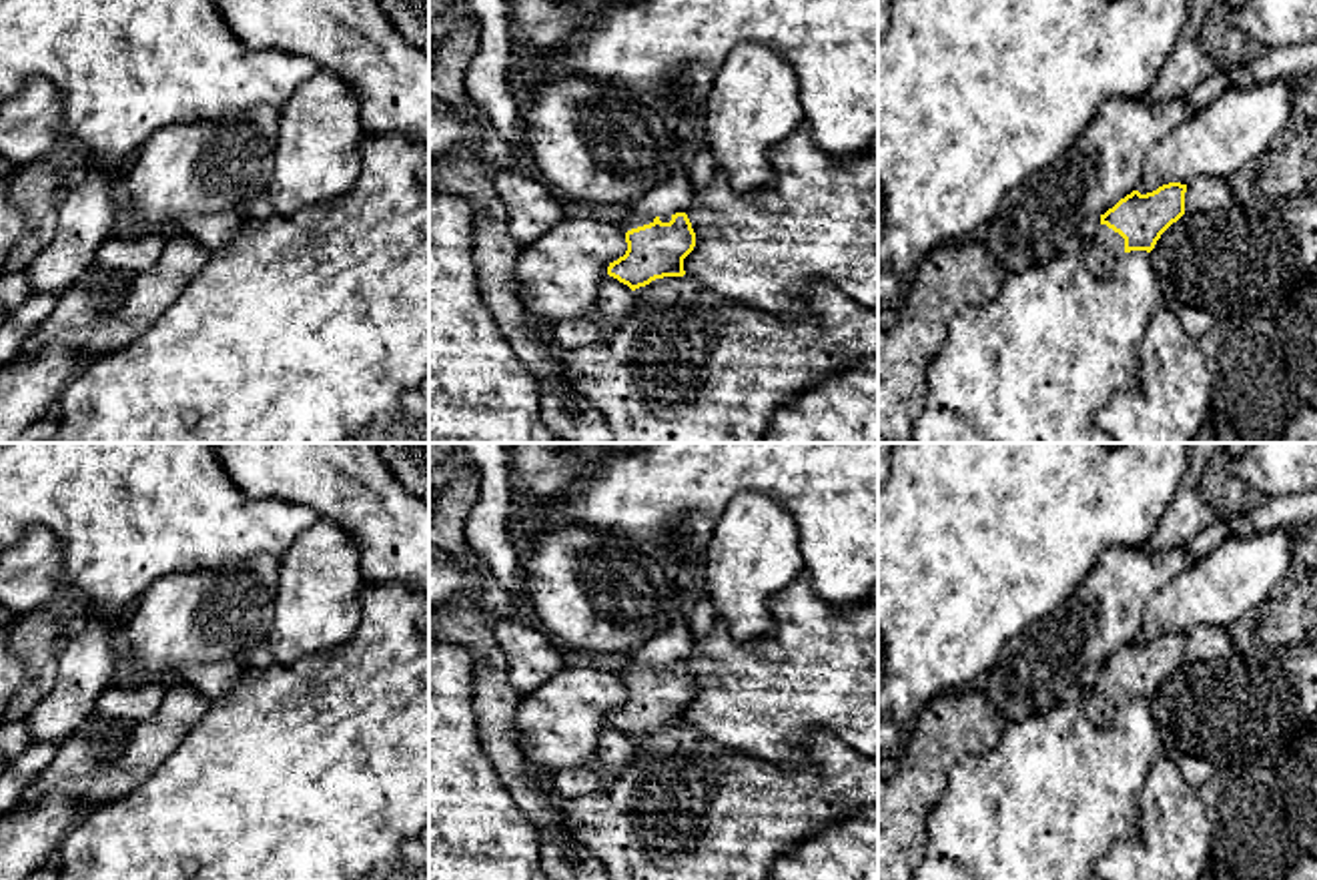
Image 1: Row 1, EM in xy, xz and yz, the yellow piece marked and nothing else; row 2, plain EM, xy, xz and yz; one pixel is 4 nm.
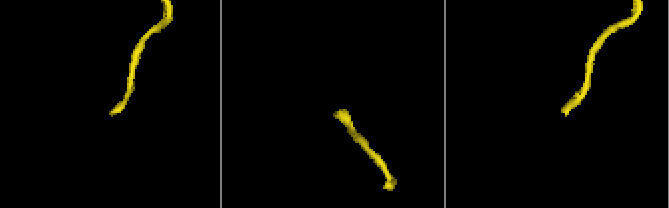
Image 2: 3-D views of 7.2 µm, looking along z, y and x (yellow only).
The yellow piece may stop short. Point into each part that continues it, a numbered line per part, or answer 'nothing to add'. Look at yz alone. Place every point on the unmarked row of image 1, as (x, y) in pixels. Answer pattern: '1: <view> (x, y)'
1: yz (1101, 702)

